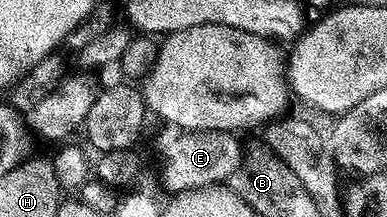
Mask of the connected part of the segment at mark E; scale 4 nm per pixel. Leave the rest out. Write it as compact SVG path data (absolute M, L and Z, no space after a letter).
M195 130L176 135L178 136L164 142L160 147L164 152L160 163L160 185L168 195L223 184L241 165L244 151L233 132Z

